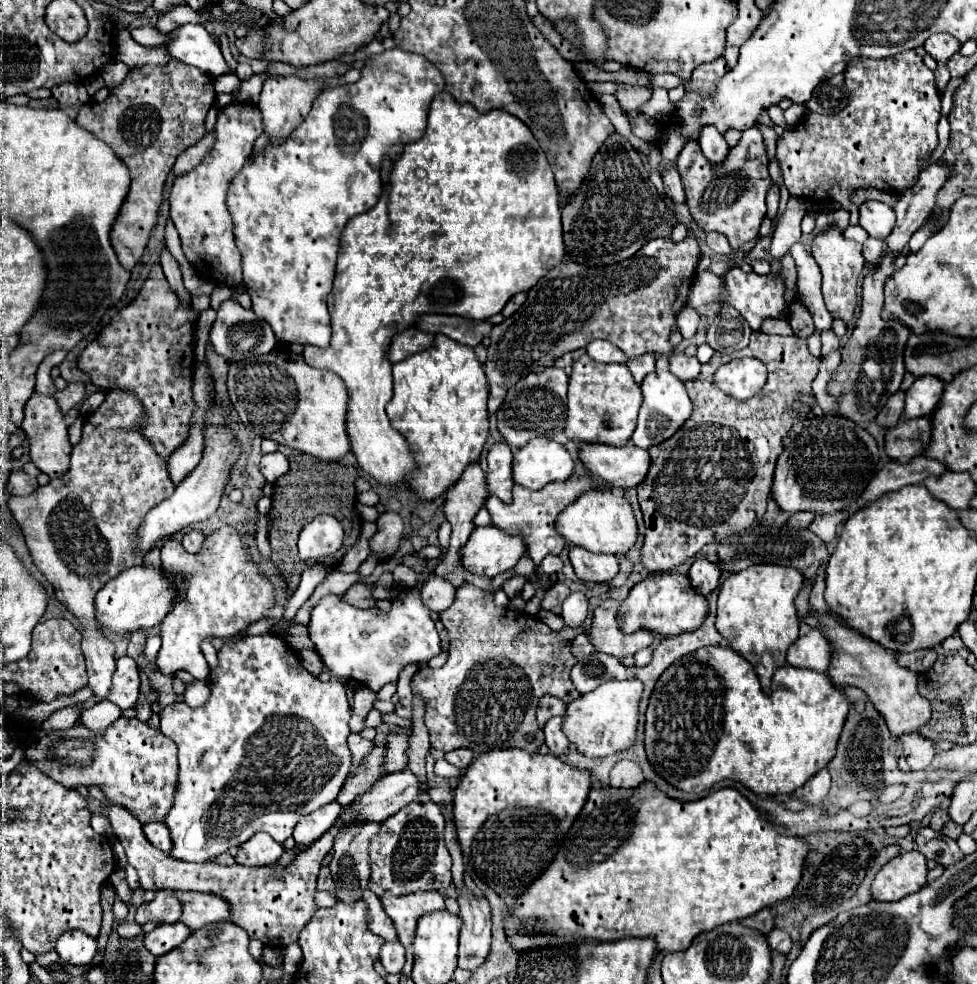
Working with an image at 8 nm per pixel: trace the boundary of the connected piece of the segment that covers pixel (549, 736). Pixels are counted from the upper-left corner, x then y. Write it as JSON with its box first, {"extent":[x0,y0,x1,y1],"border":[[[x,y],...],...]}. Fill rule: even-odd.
{"extent":[543,716,569,756],"border":[[[555,716],[543,728],[543,732],[545,732],[545,744],[547,744],[549,752],[555,754],[555,756],[561,756],[561,754],[565,754],[569,750],[569,740],[563,734],[561,724],[563,724],[563,720],[559,716]]]}

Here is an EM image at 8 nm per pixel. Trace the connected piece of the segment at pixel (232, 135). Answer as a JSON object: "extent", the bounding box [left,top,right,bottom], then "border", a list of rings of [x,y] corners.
{"extent":[169,104,261,288],"border":[[[251,104],[227,106],[217,116],[217,140],[205,160],[189,174],[175,178],[169,204],[171,220],[179,232],[183,252],[195,272],[217,284],[235,288],[241,284],[241,254],[233,236],[233,216],[227,208],[231,180],[251,156],[253,142],[261,136],[261,112]]]}

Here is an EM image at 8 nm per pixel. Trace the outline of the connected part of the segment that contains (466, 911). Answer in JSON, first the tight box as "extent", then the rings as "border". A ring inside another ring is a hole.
{"extent":[459,892,491,968],"border":[[[459,892],[459,916],[463,918],[459,938],[459,968],[479,968],[491,946],[491,908],[487,900],[477,900],[471,892]]]}

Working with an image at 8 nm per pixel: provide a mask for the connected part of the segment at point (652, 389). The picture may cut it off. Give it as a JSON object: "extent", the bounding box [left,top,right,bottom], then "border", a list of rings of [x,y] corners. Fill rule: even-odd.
{"extent":[631,370,693,448],"border":[[[655,370],[655,372],[647,374],[643,378],[641,390],[643,390],[645,400],[639,410],[639,422],[631,436],[631,442],[639,448],[651,448],[651,446],[661,444],[663,440],[671,438],[681,428],[681,424],[691,416],[693,404],[691,404],[691,398],[689,398],[683,382],[677,376],[673,376],[671,372]]]}

